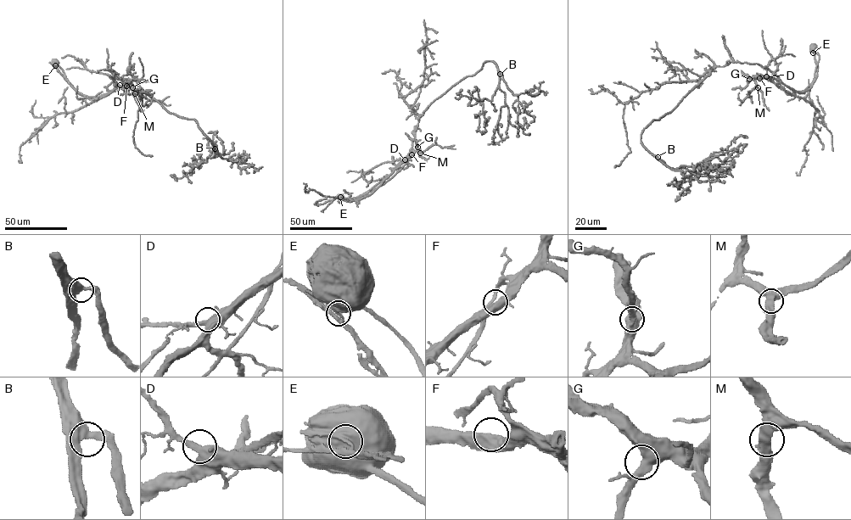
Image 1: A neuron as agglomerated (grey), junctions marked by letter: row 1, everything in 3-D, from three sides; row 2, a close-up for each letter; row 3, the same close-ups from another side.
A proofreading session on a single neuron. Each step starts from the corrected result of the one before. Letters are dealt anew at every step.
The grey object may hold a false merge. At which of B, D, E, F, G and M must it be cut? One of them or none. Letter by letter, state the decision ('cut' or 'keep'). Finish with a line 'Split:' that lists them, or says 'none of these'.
B: keep
D: keep
E: cut
F: keep
G: keep
M: keep
Split: E

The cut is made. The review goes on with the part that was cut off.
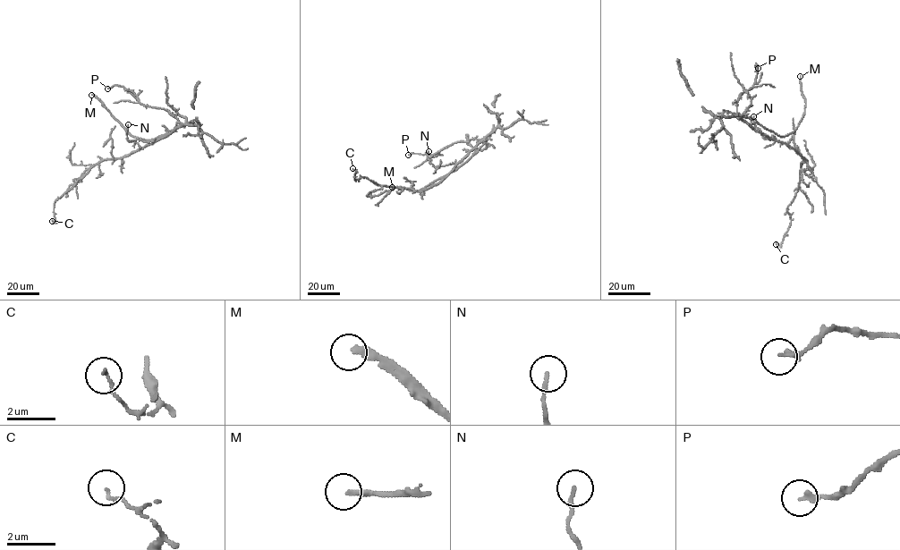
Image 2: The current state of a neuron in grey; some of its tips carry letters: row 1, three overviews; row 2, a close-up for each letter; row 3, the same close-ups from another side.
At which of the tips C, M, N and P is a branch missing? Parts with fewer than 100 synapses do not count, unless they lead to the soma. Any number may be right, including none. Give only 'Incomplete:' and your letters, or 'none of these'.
Incomplete: M

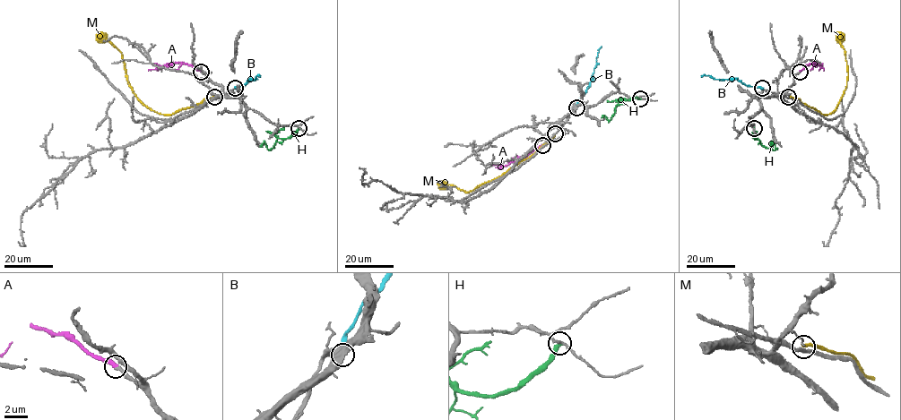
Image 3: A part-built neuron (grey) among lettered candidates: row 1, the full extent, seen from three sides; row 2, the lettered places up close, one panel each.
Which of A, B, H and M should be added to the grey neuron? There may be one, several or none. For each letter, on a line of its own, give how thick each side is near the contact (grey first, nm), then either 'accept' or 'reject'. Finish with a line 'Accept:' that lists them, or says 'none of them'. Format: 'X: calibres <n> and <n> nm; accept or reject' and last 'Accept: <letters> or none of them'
A: calibres 220 and 280 nm; accept
B: calibres 240 and 460 nm; reject
H: calibres 220 and 360 nm; reject
M: calibres 260 and 300 nm; reject
Accept: A

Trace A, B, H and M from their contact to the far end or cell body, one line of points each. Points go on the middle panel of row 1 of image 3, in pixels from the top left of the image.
A: (542, 144), (524, 158), (504, 166), (489, 164)
B: (576, 107), (590, 81), (602, 46)
H: (640, 99), (620, 100), (609, 121), (605, 116), (602, 118)
M: (555, 133), (530, 157), (470, 192), (447, 184), (438, 184)

